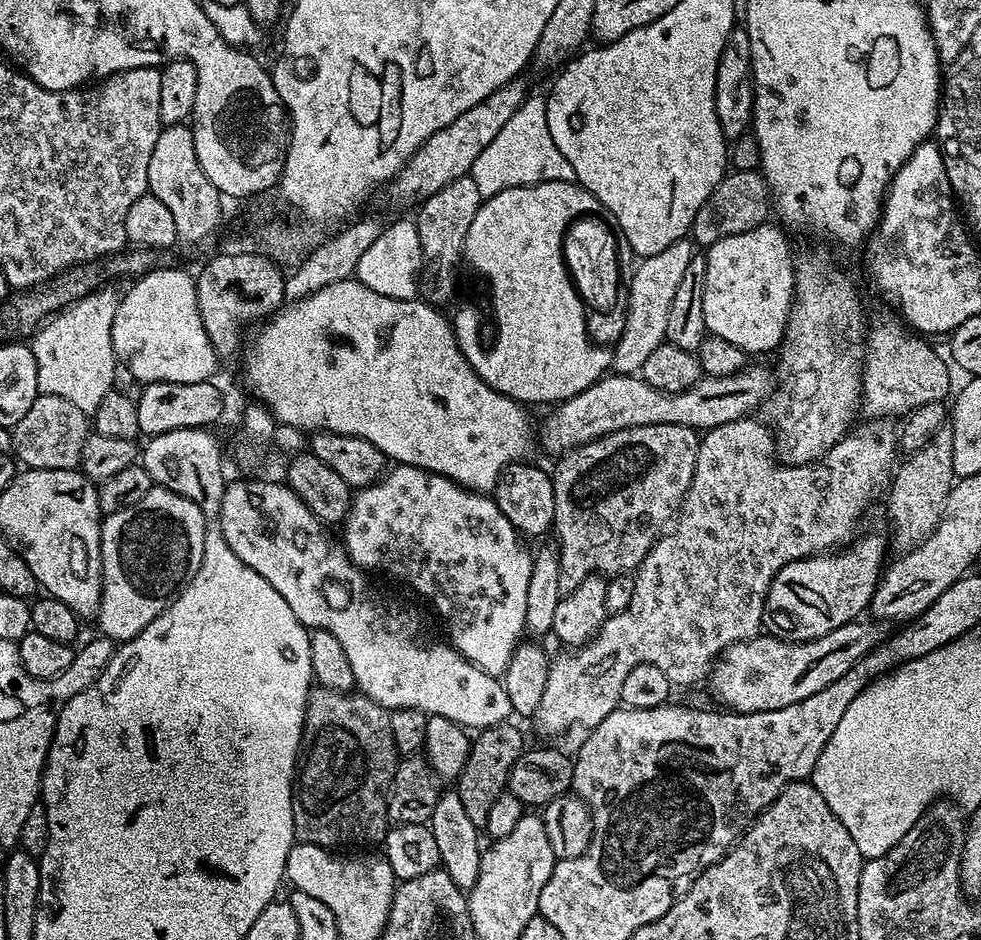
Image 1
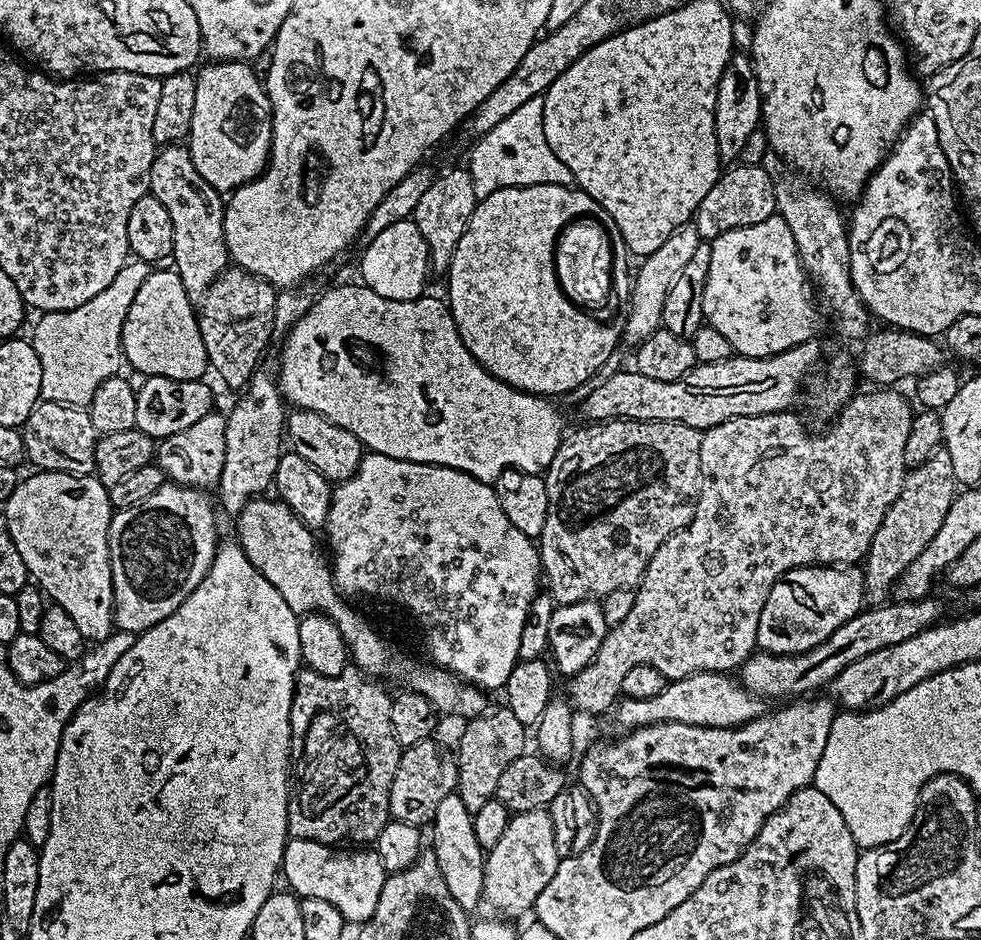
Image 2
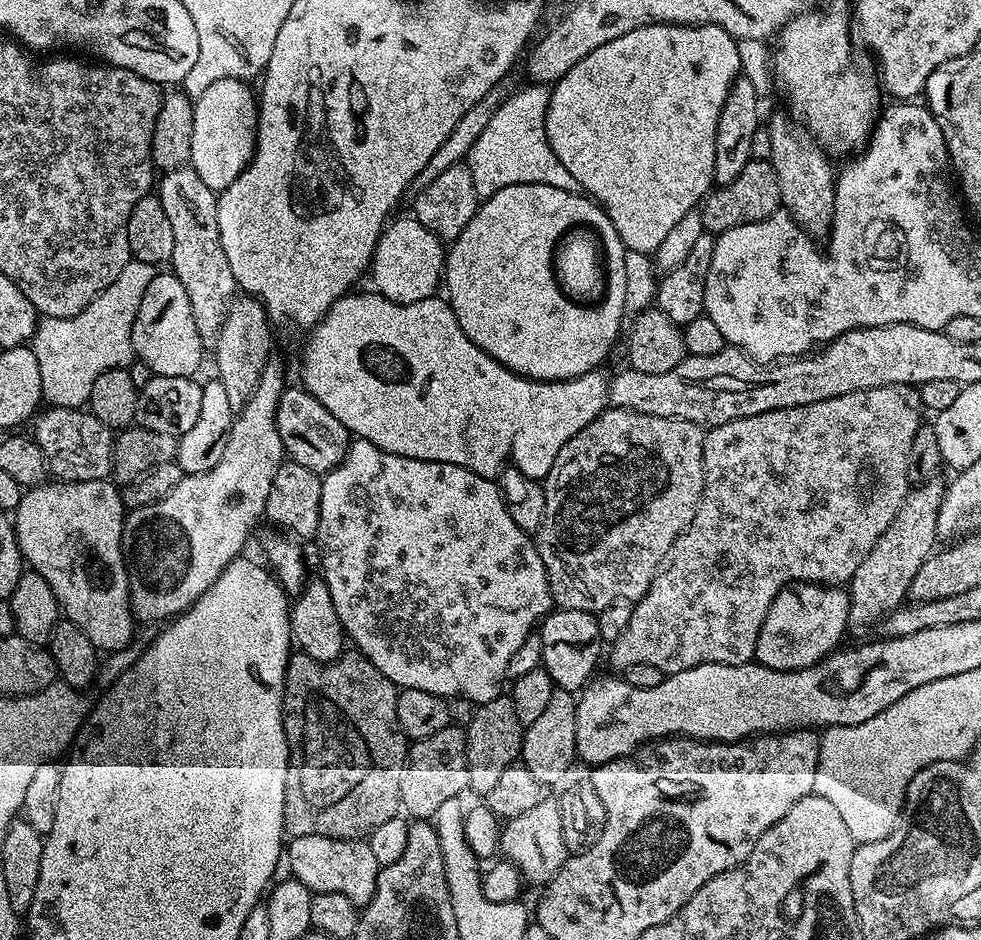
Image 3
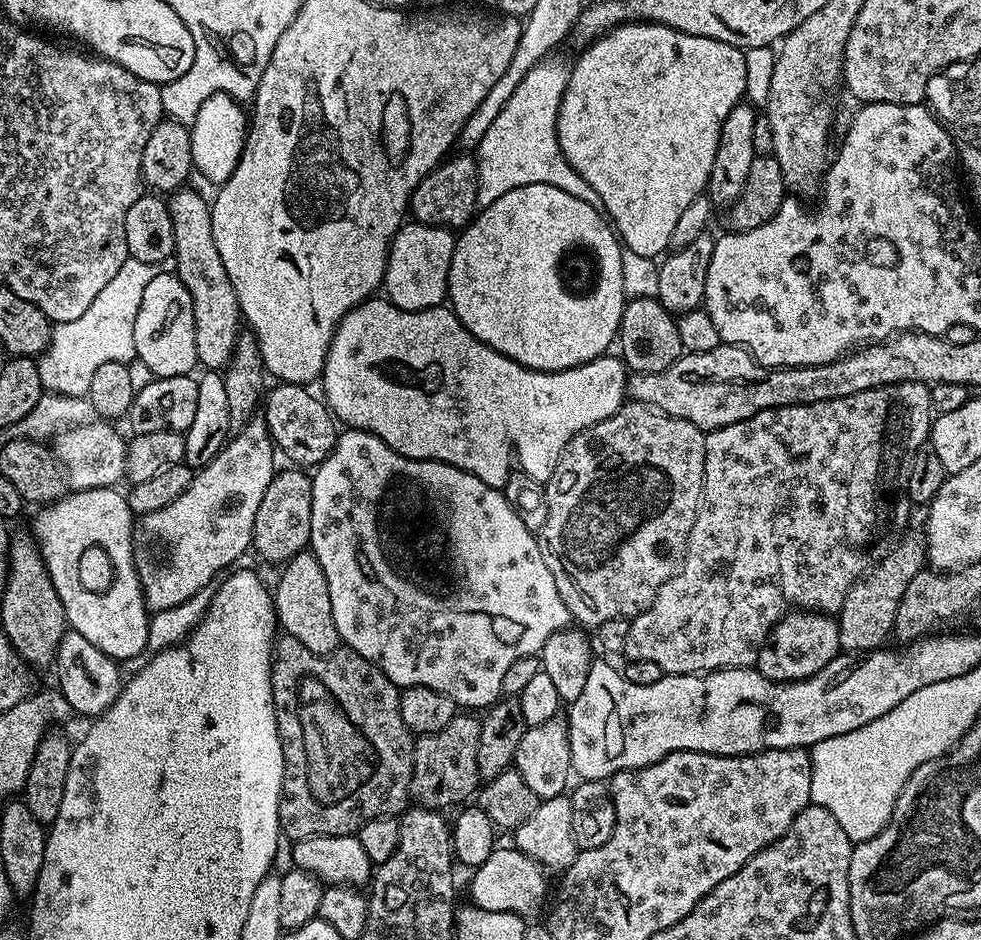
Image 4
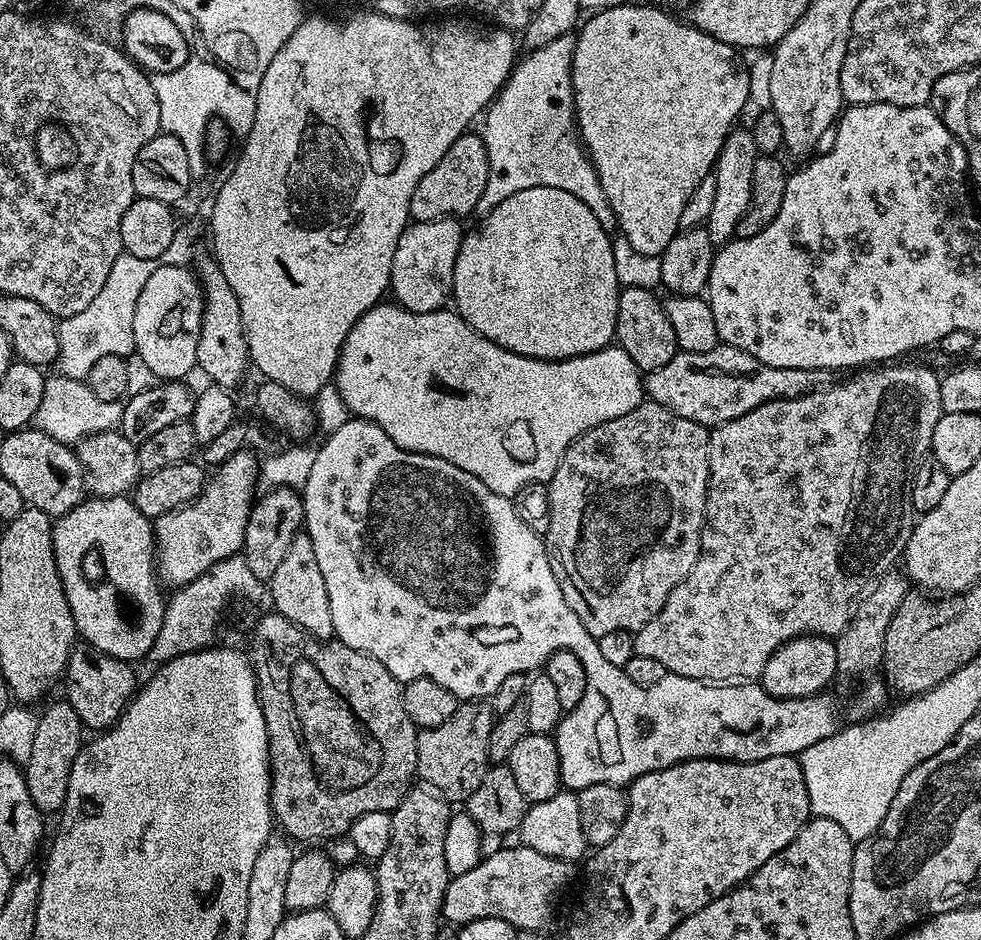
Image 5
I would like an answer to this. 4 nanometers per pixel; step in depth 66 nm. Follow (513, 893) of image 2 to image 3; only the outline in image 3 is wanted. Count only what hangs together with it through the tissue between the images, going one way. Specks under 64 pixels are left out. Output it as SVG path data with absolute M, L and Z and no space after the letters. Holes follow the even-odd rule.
M549 798L538 802L534 810L518 814L518 818L507 821L500 833L500 852L505 861L511 862L525 881L544 886L558 874L570 853L562 834L564 809L561 801Z

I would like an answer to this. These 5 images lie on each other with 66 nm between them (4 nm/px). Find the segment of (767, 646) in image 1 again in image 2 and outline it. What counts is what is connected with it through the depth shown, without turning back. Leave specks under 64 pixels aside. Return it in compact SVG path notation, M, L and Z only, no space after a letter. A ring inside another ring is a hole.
M933 598L922 600L899 600L888 602L883 606L868 606L850 618L830 638L826 638L818 646L805 652L795 652L792 656L775 656L759 650L752 653L738 669L738 679L745 690L755 696L788 696L784 698L800 698L803 692L812 694L815 688L831 685L832 679L850 666L858 658L866 658L866 654L874 654L874 650L882 650L894 646L898 642L906 642L906 638L914 638L922 630L931 628L941 619L944 608Z

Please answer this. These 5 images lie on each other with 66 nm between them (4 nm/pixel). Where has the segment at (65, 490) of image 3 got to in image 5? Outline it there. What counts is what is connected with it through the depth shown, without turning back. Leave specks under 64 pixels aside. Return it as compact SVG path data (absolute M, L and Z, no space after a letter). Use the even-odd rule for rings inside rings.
M101 496L99 498L85 498L74 510L70 510L65 516L59 517L52 526L52 549L54 558L58 566L58 574L62 578L62 590L66 590L66 602L70 602L70 614L74 614L74 622L79 639L96 648L100 652L105 652L108 656L113 656L119 660L138 662L154 646L154 638L158 638L158 630L162 630L164 621L164 610L166 607L166 596L162 591L162 585L158 579L156 570L156 538L154 535L154 524L149 517L144 516L132 504L128 496Z

